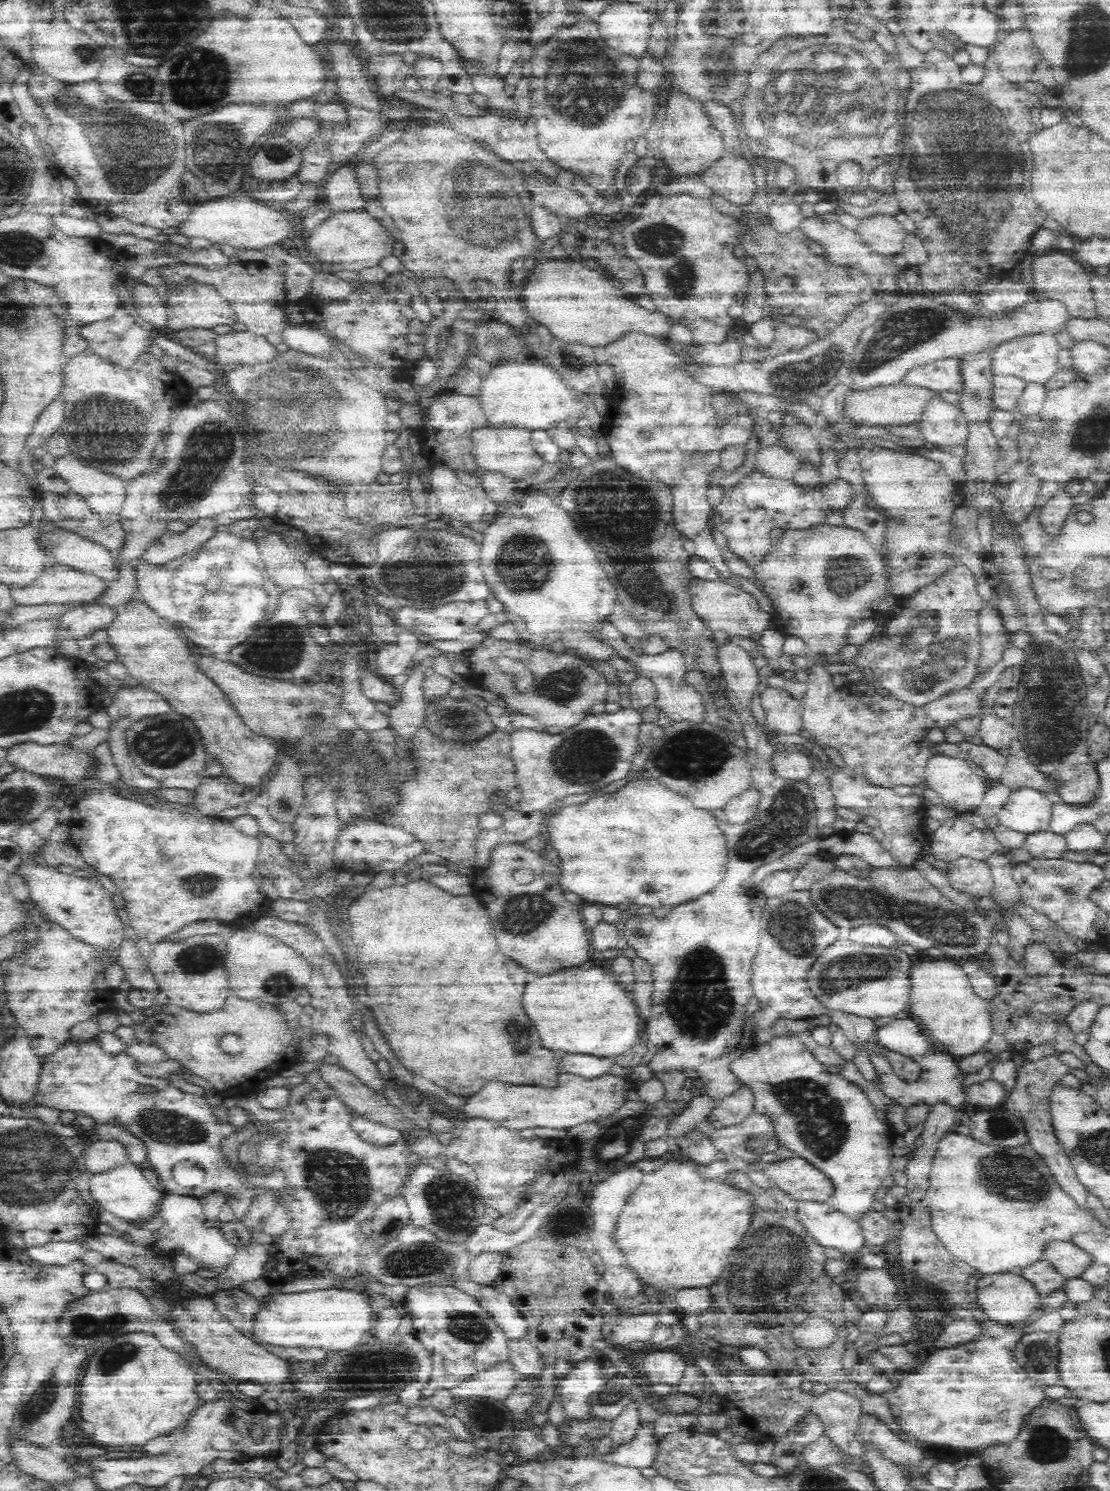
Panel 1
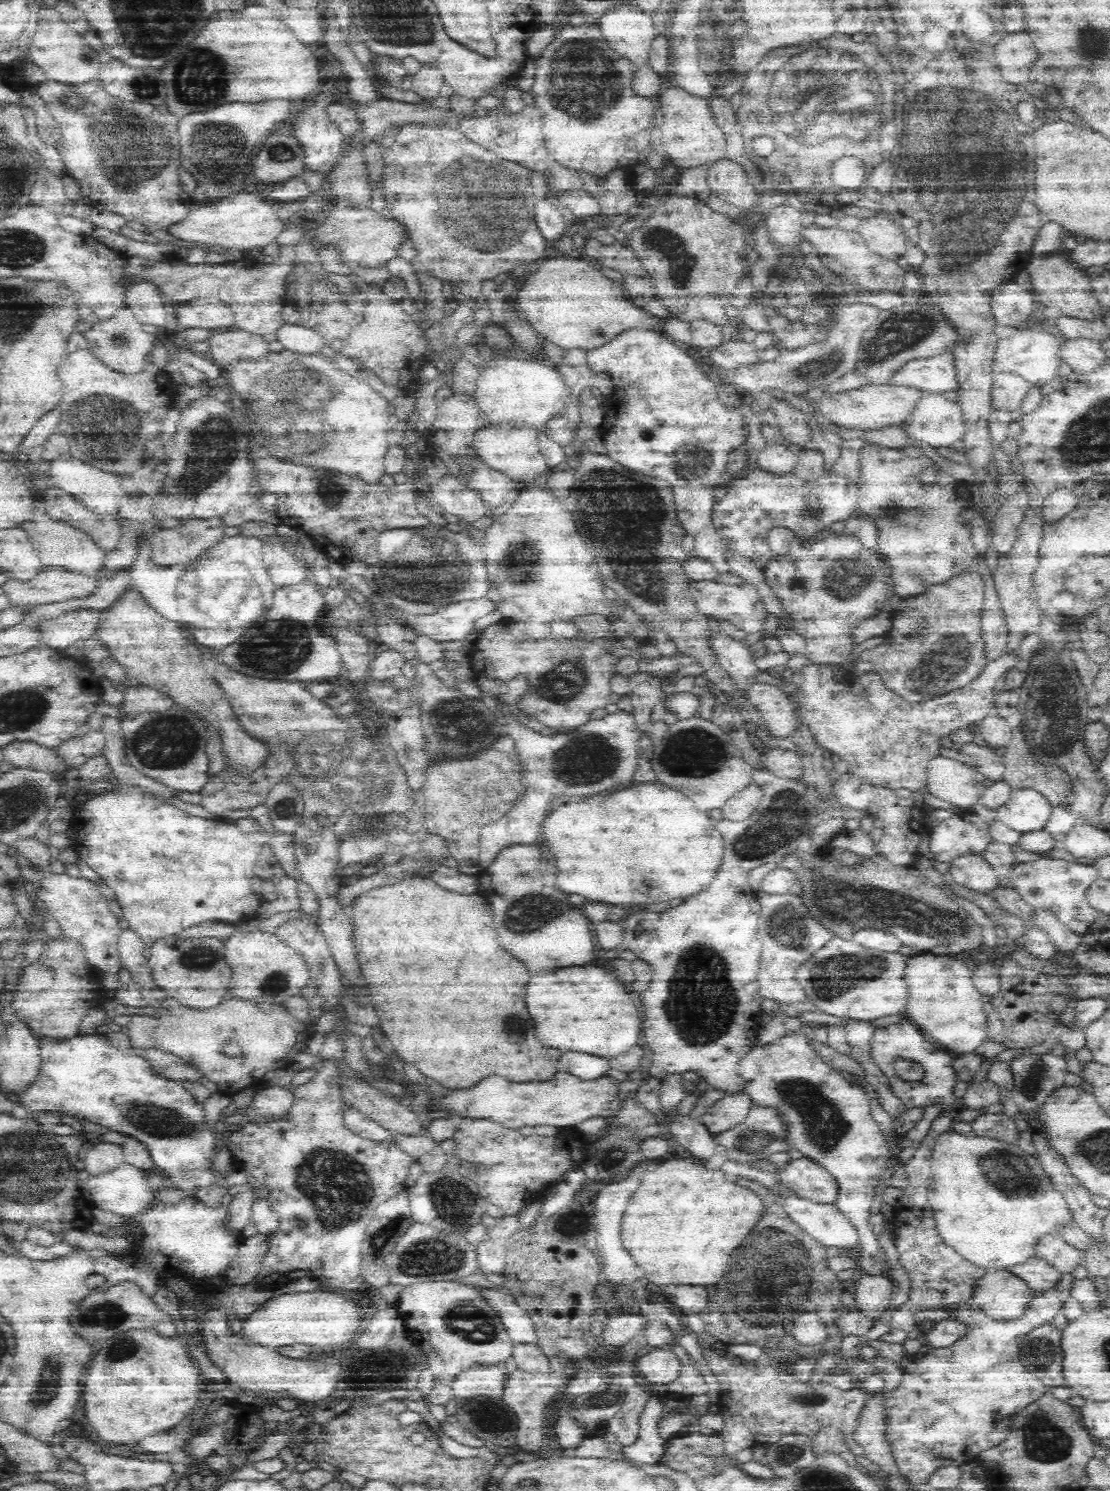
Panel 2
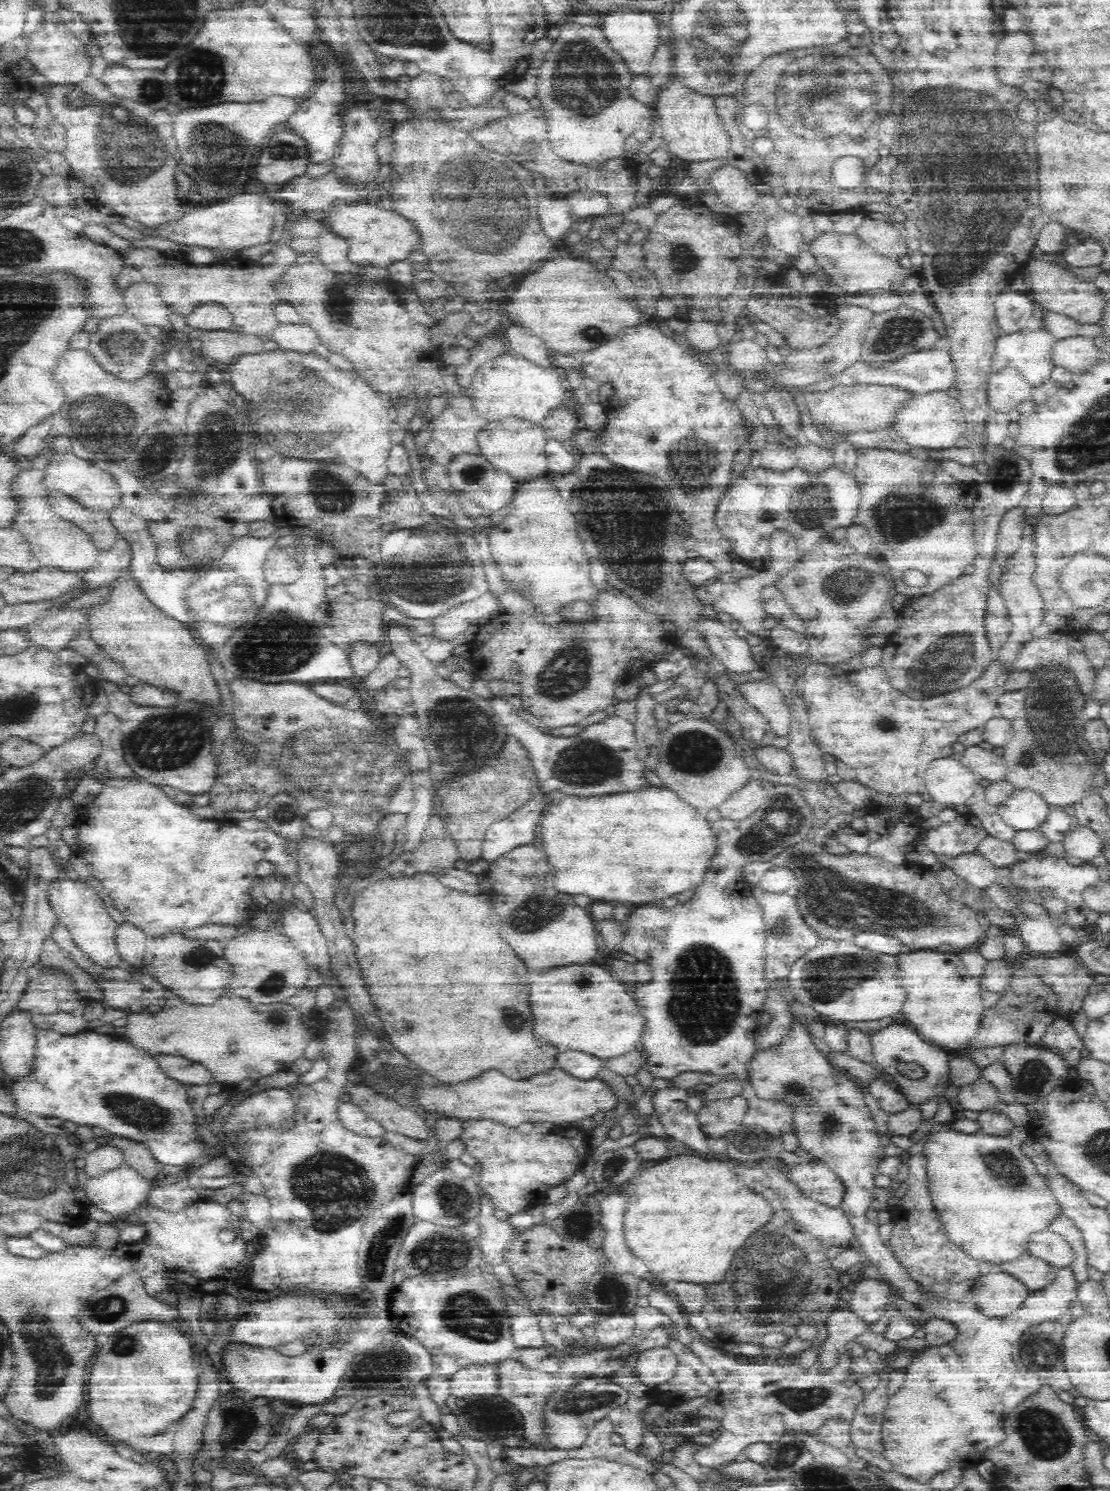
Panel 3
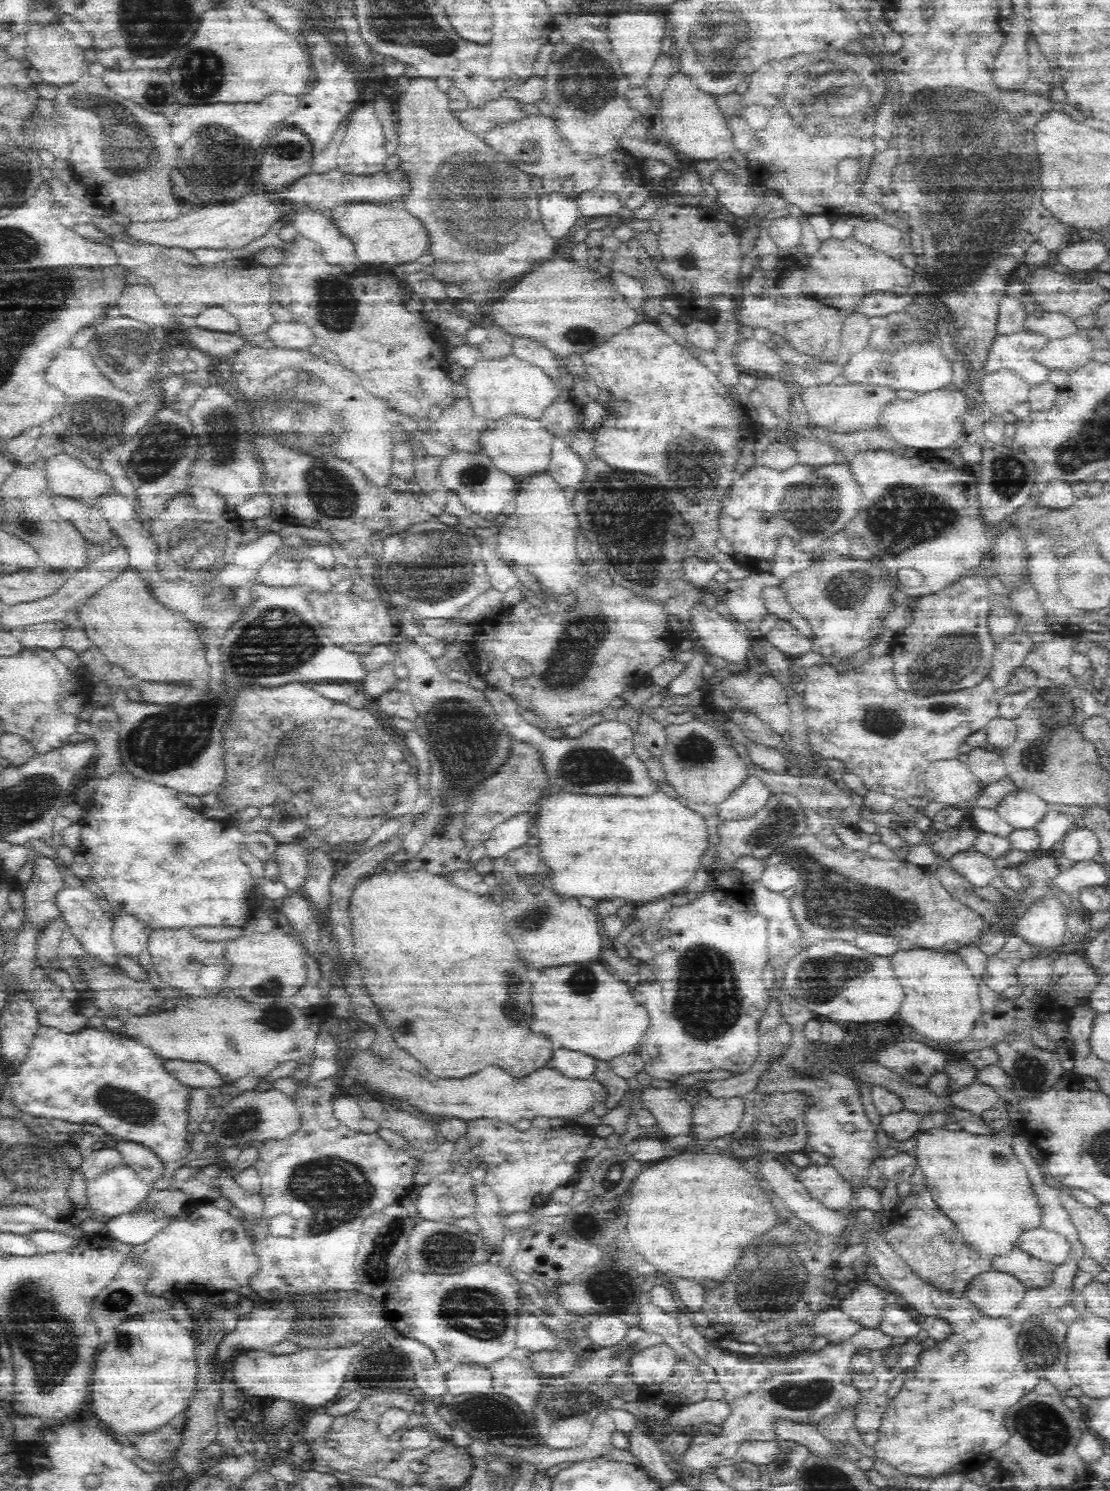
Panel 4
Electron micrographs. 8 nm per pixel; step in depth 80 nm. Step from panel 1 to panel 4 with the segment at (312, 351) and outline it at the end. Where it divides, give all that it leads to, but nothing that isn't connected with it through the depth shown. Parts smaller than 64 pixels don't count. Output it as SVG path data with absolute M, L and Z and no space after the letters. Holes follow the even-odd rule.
M275 322L266 331L274 346L283 349L304 350L315 344L314 335L301 322Z

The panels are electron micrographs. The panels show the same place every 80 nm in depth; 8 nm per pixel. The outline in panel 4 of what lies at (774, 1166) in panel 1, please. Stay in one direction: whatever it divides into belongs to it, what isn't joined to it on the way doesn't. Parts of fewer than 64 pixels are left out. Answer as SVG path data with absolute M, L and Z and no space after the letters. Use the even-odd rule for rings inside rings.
M807 1166L795 1175L808 1193L826 1208L836 1212L850 1210L856 1193L854 1183L843 1178L834 1166Z

